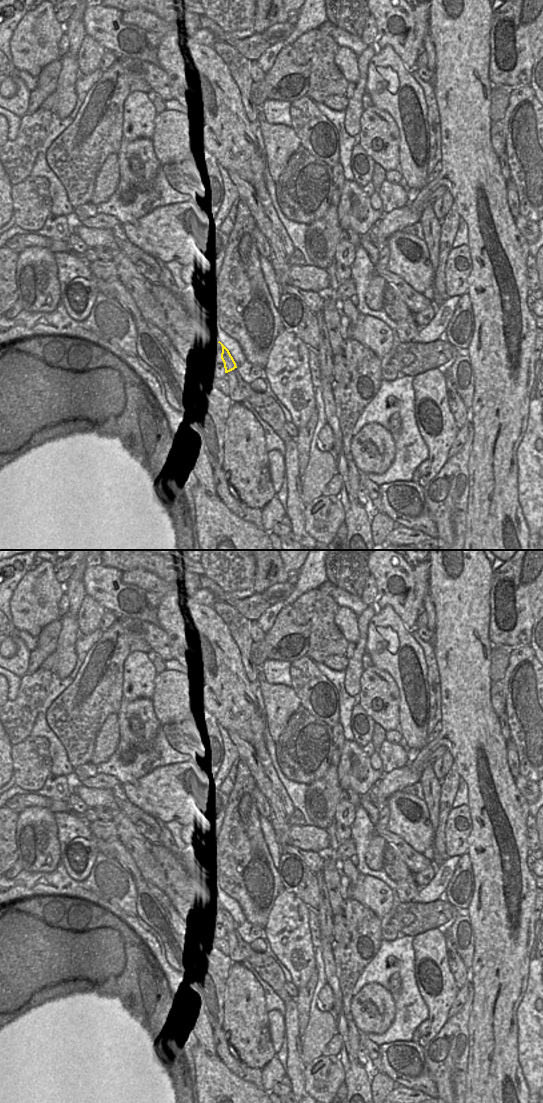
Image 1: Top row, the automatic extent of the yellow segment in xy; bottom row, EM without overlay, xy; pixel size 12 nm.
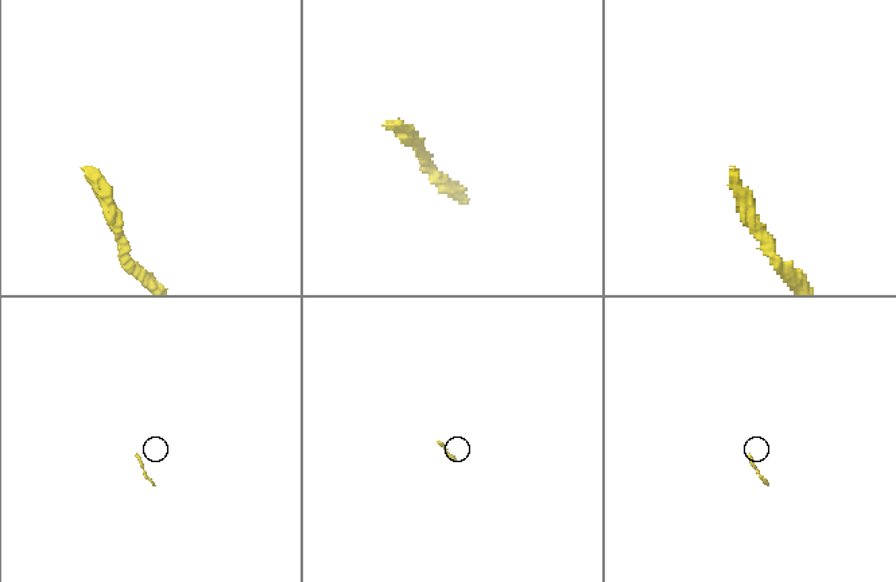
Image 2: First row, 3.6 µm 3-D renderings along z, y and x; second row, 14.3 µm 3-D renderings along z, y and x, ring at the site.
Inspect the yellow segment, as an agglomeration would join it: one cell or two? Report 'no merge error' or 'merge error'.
no merge error

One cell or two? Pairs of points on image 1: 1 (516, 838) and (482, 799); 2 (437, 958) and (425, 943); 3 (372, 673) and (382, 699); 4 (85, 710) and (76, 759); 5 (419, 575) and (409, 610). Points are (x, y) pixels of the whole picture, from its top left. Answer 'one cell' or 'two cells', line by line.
1: one cell
2: one cell
3: one cell
4: one cell
5: two cells

